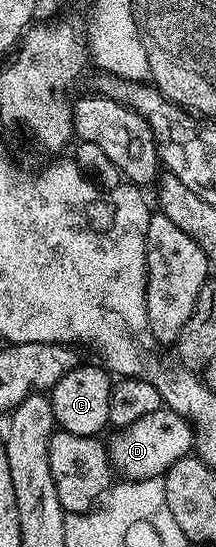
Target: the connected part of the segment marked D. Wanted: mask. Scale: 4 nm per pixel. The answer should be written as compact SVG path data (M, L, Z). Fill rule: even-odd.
M168 408L151 412L149 416L143 416L143 420L135 420L135 424L114 429L112 433L107 438L109 461L114 471L125 480L160 478L195 446L195 435L189 421Z

